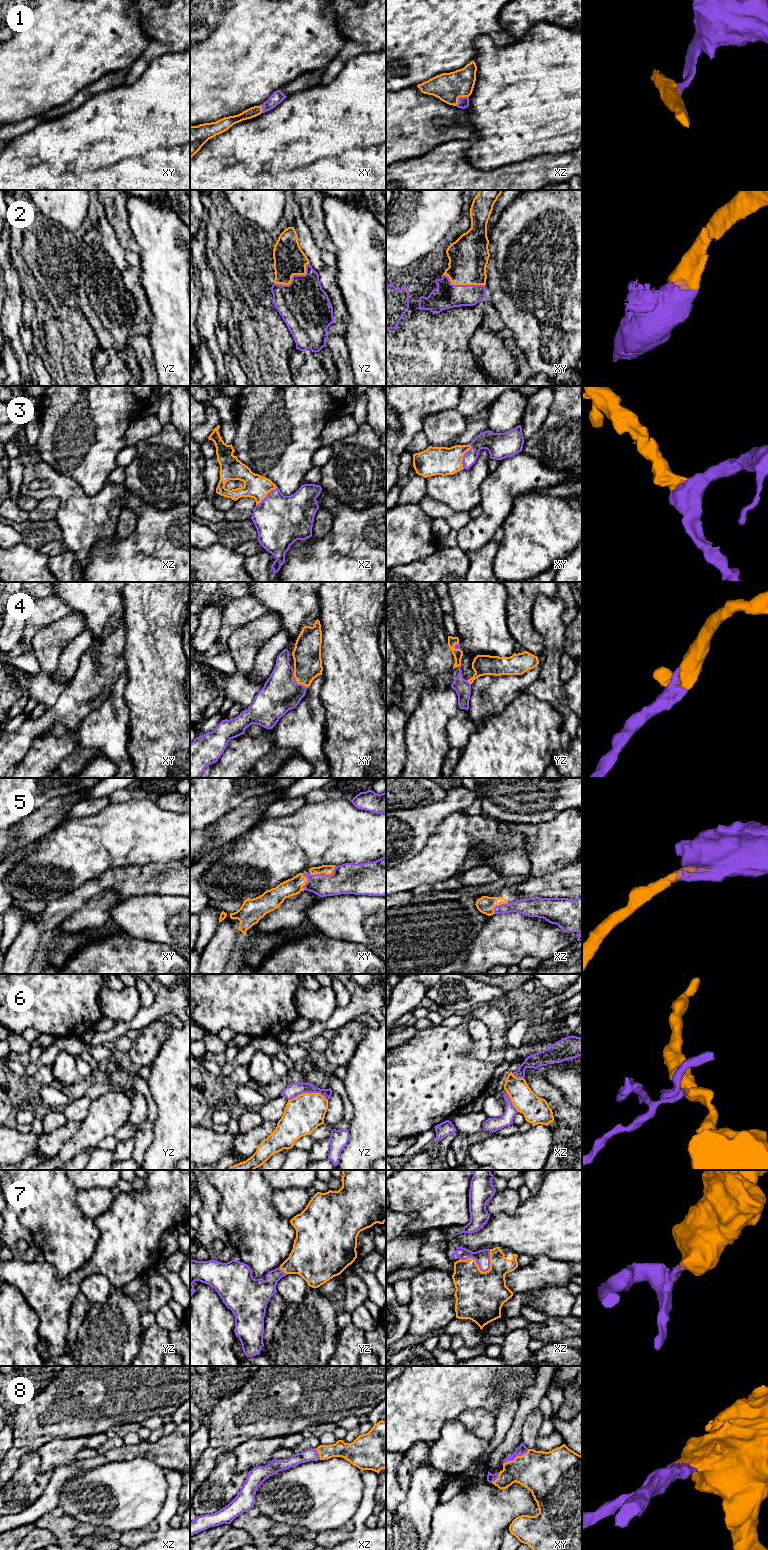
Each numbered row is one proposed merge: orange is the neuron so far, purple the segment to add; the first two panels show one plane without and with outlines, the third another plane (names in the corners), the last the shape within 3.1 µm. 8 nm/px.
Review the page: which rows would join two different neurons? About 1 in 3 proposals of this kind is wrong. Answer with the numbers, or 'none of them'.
6

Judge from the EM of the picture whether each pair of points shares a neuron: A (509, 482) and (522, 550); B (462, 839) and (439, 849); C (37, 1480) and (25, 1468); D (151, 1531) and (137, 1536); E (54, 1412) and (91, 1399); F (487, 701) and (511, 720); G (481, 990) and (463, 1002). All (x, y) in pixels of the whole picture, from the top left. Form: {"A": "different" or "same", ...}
{"A": "different", "B": "same", "C": "same", "D": "same", "E": "same", "F": "different", "G": "same"}

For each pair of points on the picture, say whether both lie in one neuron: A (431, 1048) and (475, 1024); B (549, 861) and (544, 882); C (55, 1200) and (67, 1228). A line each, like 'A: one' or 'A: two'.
A: two
B: two
C: one

